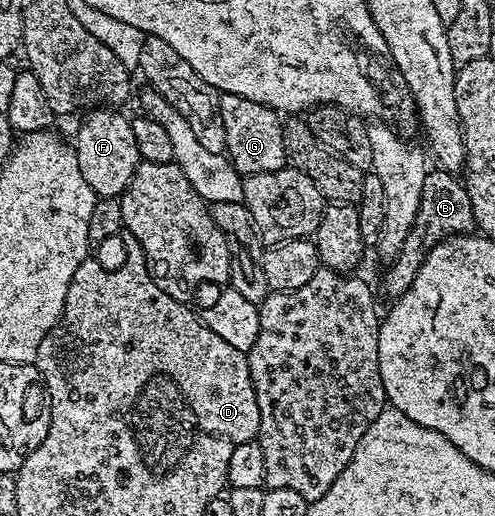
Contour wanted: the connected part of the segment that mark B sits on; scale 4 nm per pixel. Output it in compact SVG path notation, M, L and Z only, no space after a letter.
M440 167L430 168L426 178L423 179L422 199L414 225L407 235L402 250L387 265L389 270L385 273L385 293L389 299L402 297L407 287L411 287L423 259L432 249L443 241L472 234L476 223L475 211L471 207L471 195L462 178Z

